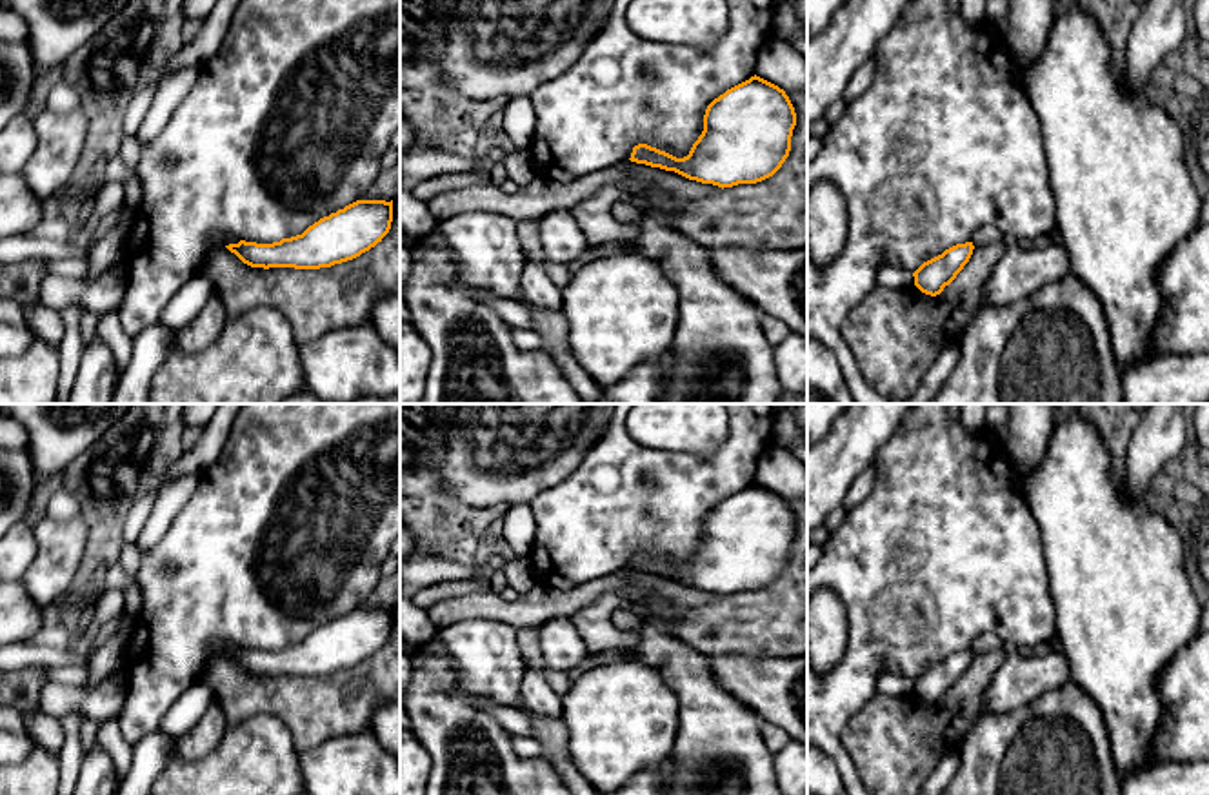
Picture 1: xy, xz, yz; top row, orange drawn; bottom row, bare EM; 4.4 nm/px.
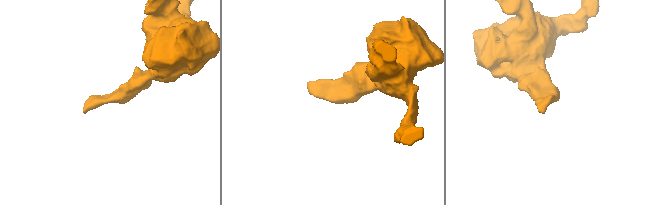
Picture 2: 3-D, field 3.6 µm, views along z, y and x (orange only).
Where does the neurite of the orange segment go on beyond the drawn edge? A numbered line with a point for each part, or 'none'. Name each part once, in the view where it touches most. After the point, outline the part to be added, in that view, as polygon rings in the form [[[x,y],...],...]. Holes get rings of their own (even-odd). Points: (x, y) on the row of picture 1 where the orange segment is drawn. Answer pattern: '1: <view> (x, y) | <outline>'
none

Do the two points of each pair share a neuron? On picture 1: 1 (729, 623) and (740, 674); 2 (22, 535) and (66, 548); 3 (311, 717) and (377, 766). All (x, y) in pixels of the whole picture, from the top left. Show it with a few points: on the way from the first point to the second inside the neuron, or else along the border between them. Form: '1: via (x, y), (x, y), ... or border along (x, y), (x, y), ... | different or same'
1: border along (711, 655), (742, 654), (779, 659) | different
2: via (33, 544), (55, 548) | same
3: border along (368, 730), (331, 737), (299, 754) | different

